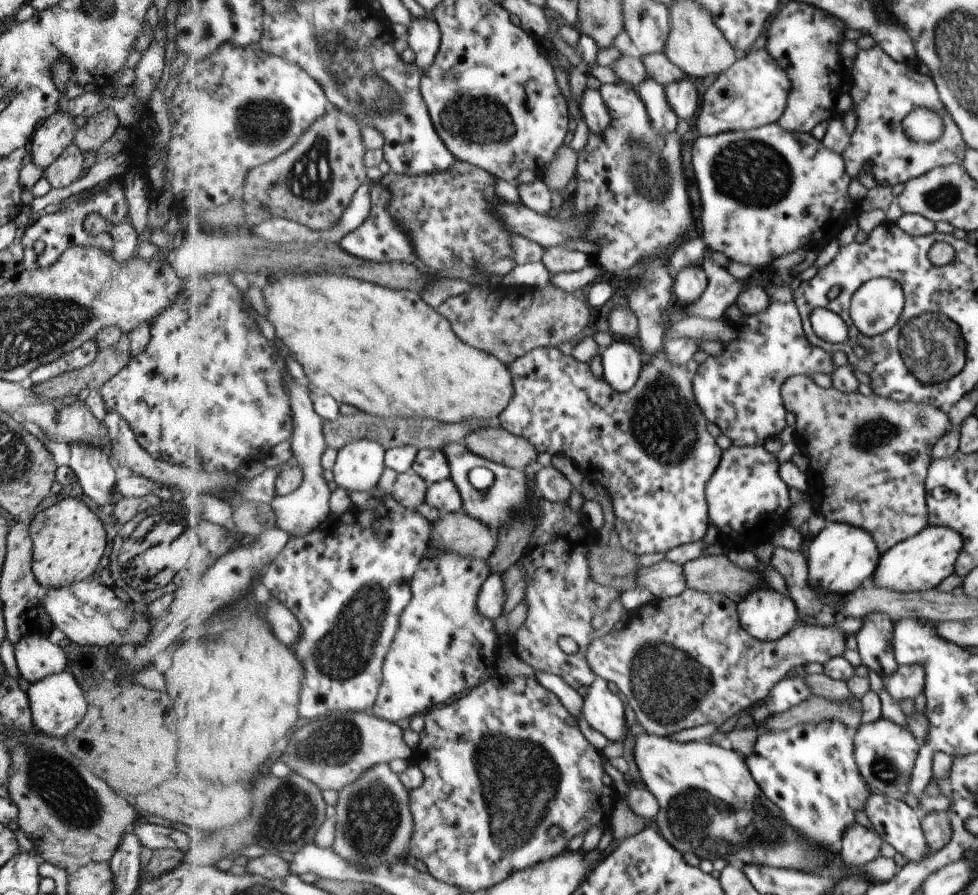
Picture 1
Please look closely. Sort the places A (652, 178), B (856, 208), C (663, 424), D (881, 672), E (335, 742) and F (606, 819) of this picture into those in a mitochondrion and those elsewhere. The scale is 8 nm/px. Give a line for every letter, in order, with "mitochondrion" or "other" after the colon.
A: mitochondrion
B: other
C: mitochondrion
D: other
E: mitochondrion
F: other

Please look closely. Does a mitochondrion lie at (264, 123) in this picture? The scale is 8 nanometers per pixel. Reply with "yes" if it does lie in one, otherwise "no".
yes

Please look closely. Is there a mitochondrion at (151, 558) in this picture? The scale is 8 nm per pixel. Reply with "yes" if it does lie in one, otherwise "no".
yes

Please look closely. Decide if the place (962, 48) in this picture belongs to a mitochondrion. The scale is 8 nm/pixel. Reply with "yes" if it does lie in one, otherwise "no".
yes

